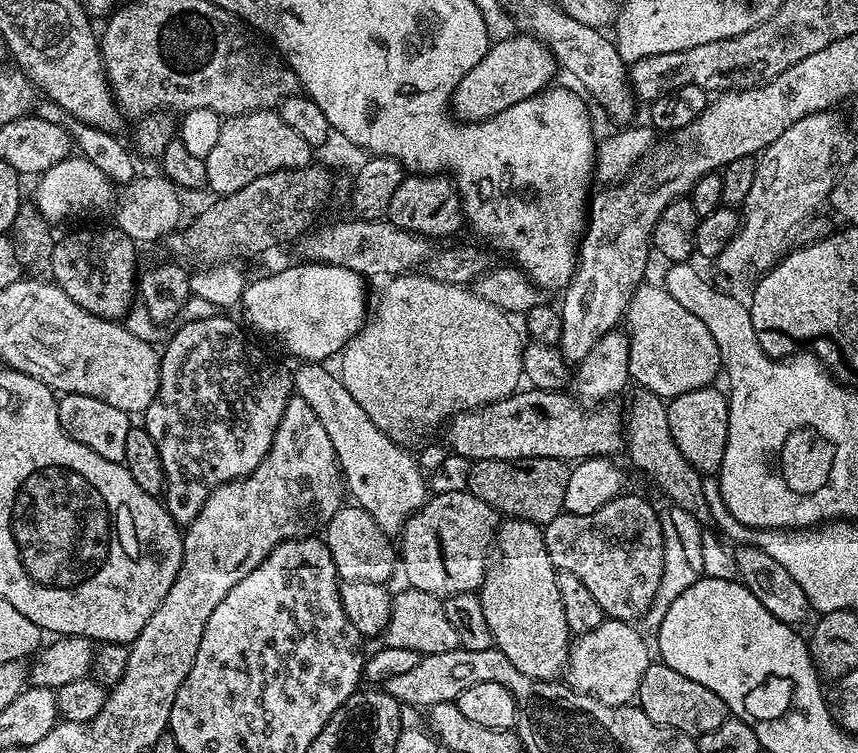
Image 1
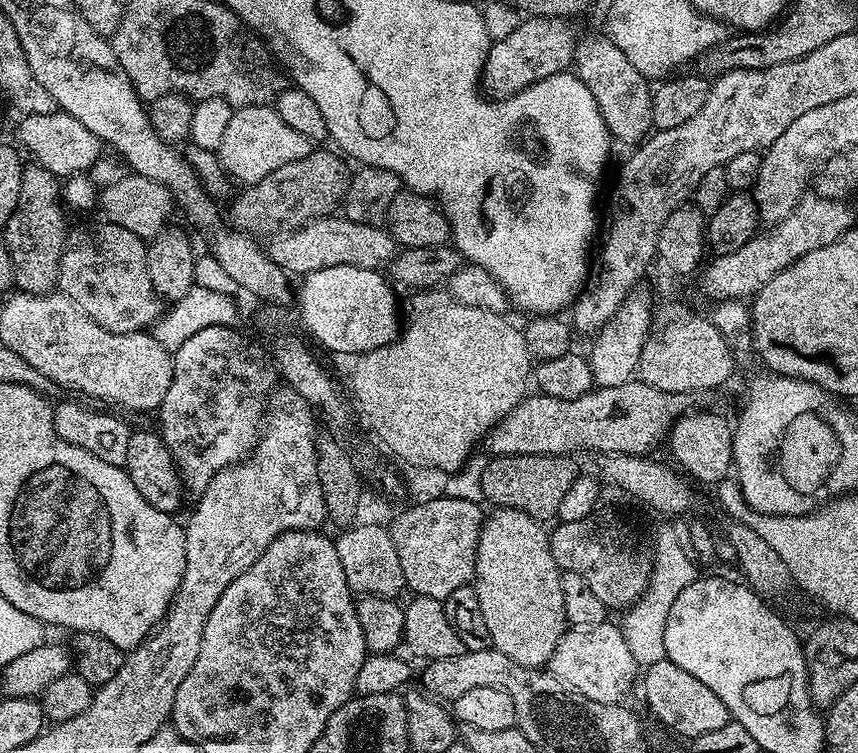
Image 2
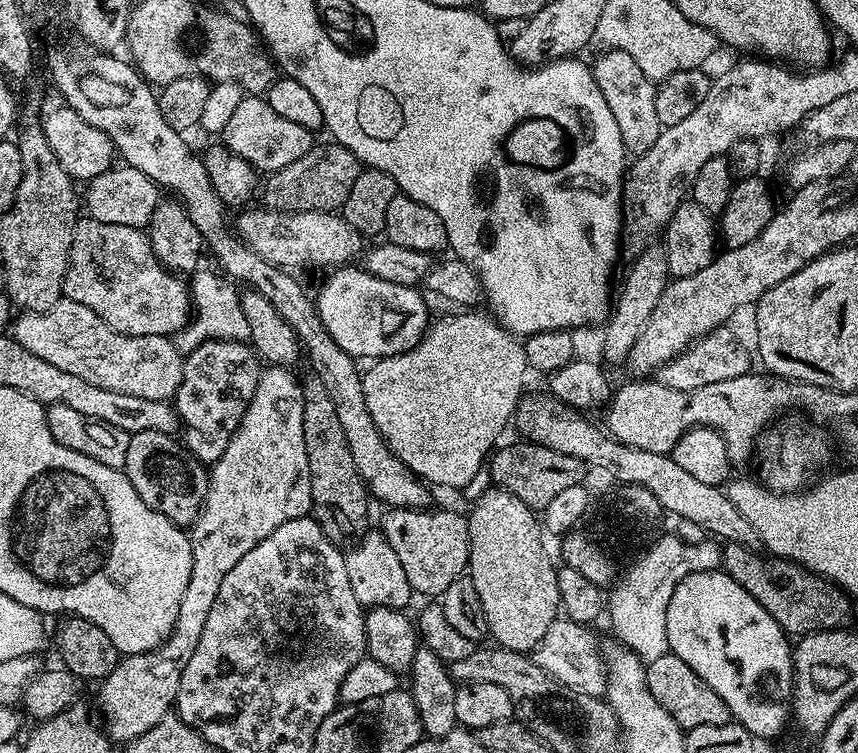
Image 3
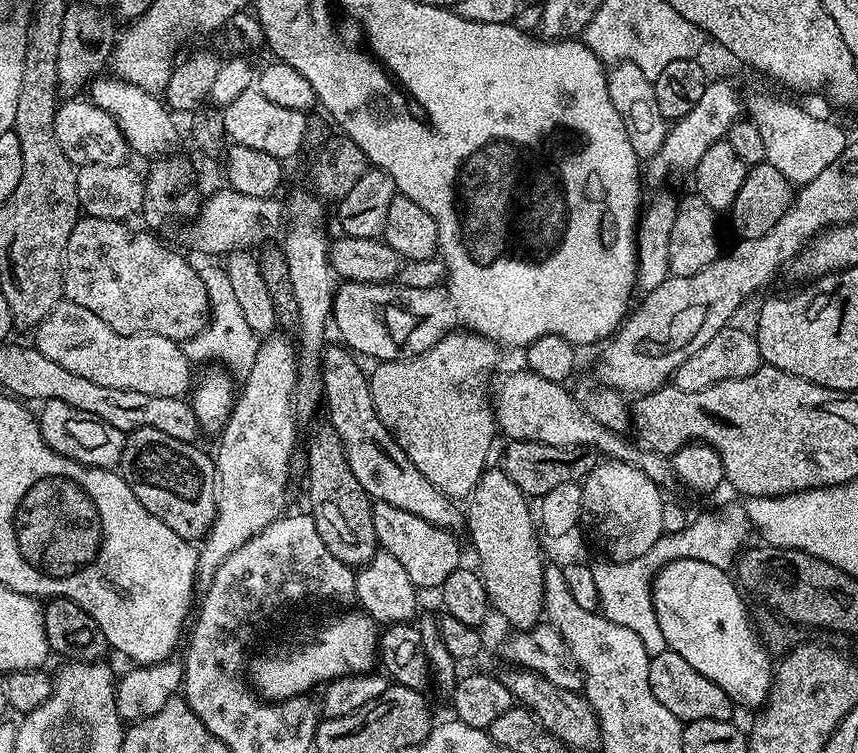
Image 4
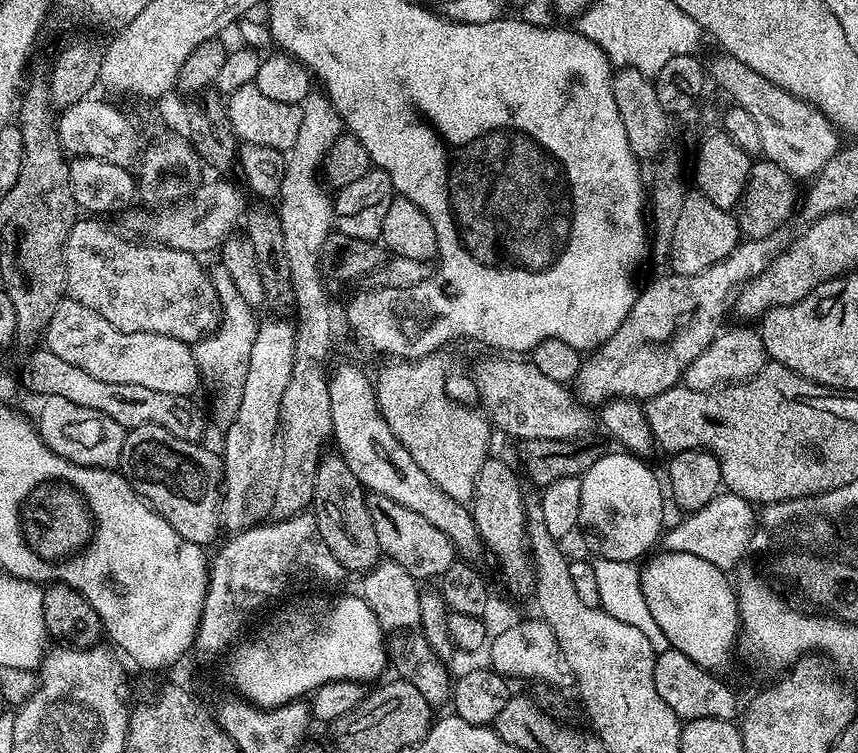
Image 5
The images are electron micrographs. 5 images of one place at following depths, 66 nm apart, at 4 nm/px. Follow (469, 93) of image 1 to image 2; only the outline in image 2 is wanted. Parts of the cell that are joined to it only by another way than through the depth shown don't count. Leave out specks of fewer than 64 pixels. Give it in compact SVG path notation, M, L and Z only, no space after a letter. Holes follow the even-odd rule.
M559 16L521 19L507 38L495 41L489 47L482 73L483 91L493 100L505 100L554 74L569 71L574 64L578 35L568 24L571 23Z

